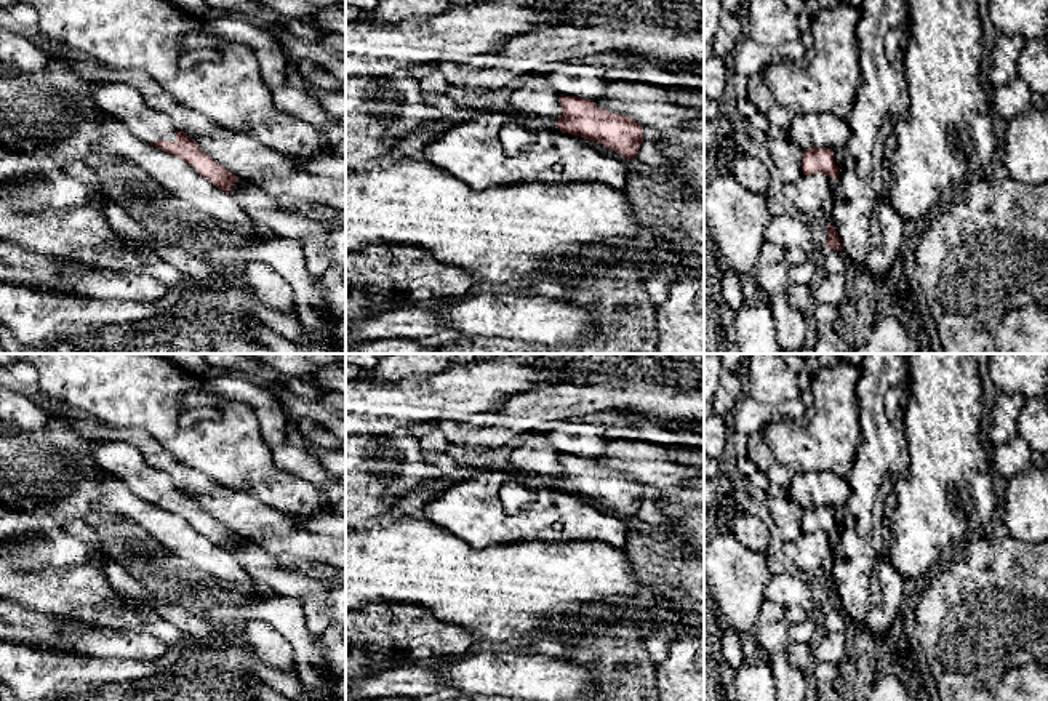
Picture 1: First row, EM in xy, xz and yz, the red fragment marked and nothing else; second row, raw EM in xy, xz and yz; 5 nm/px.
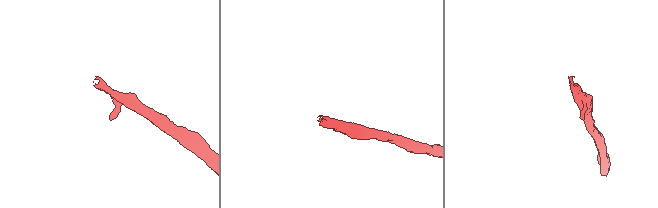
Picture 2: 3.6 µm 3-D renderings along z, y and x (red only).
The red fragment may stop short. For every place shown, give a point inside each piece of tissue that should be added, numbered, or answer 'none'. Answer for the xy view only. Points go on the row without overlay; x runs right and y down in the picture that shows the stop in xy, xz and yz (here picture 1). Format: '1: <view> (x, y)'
1: xy (122, 460)

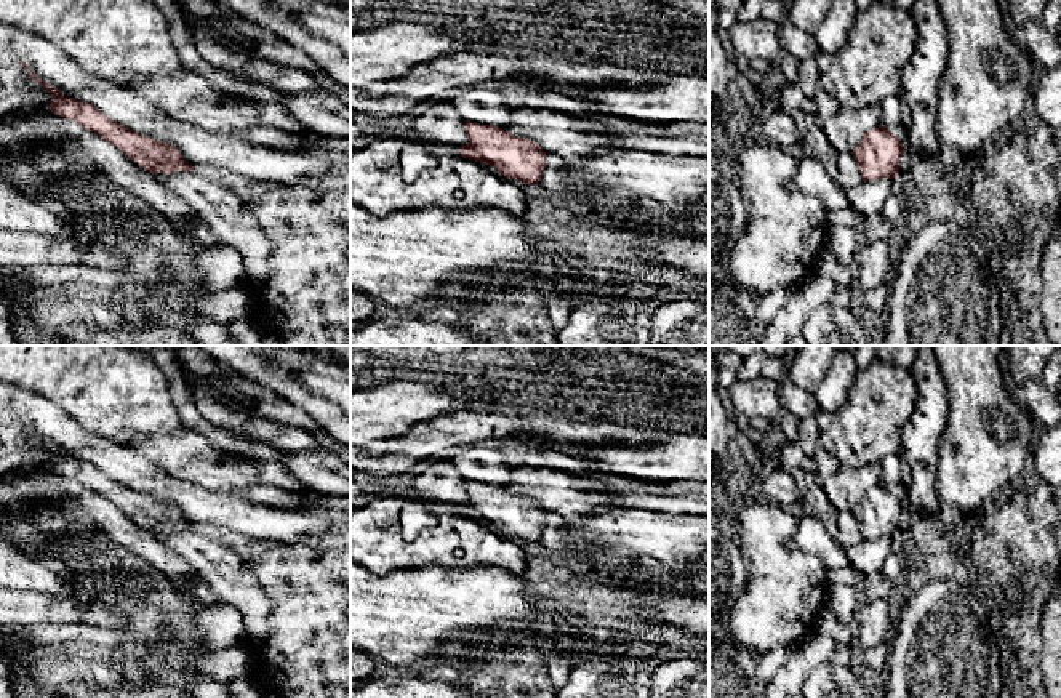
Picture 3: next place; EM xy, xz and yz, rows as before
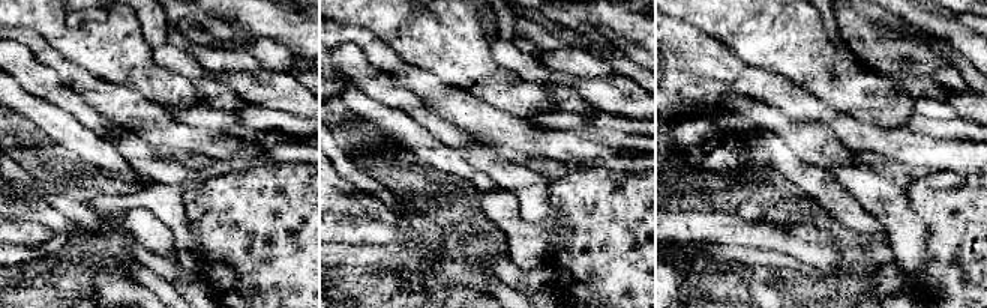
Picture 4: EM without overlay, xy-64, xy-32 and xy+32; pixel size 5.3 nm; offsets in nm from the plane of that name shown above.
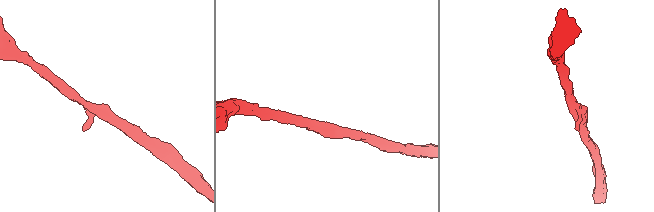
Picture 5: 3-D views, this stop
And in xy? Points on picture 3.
none

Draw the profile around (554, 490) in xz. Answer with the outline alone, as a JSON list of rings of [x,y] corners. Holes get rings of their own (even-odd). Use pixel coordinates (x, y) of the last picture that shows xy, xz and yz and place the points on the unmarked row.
[[[517,467],[504,490],[535,499],[544,511],[565,517],[595,514],[602,507],[623,507],[600,490],[579,490],[573,472],[554,467]]]

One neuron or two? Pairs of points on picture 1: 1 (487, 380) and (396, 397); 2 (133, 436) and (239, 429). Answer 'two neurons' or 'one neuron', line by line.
1: one neuron
2: two neurons

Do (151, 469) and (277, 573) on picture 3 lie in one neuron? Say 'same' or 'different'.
different

